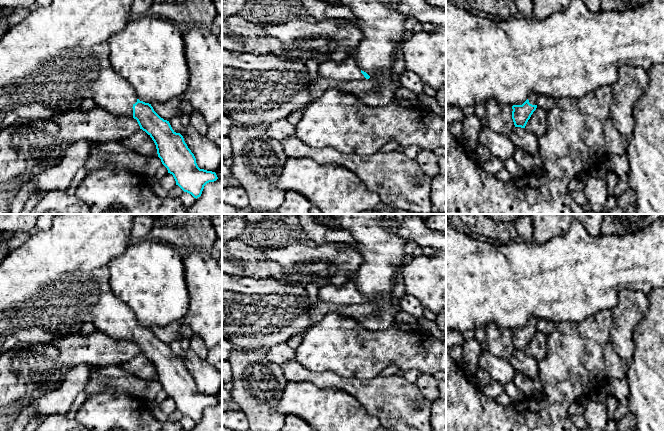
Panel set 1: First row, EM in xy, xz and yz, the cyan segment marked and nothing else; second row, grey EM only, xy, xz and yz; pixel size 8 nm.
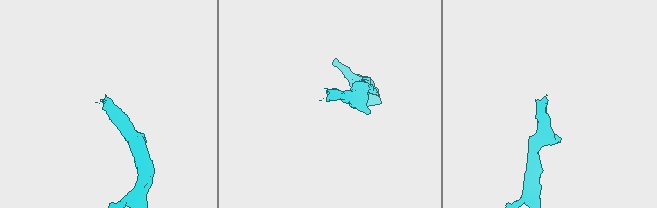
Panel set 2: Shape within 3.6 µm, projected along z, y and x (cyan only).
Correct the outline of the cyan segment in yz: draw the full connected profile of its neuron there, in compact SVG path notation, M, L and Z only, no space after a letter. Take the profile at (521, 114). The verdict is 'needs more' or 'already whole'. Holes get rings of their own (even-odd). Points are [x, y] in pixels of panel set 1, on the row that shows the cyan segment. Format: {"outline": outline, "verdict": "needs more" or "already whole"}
{"outline": "M530 94L522 105L512 106L512 119L515 127L525 128L531 115L537 108L537 95Z", "verdict": "needs more"}

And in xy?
{"outline": "M52 0L51 4L46 7L35 6L26 18L17 25L12 26L11 29L0 39L0 131L19 120L49 120L52 116L66 110L79 108L85 99L92 98L97 106L104 108L117 116L129 116L136 119L140 129L145 131L154 141L158 157L161 159L162 164L167 168L168 173L173 175L176 185L178 185L184 192L191 194L197 199L201 196L204 186L207 183L214 182L218 179L216 173L198 167L196 158L185 143L183 136L180 133L176 133L172 129L169 121L161 118L154 111L151 104L140 101L137 98L132 86L114 71L109 60L109 39L112 35L124 29L127 23L133 19L131 16L132 1L133 0Z", "verdict": "needs more"}

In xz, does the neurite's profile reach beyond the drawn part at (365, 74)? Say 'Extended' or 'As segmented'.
Extended

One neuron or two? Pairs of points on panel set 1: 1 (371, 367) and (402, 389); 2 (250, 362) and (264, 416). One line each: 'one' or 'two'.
1: two
2: one

